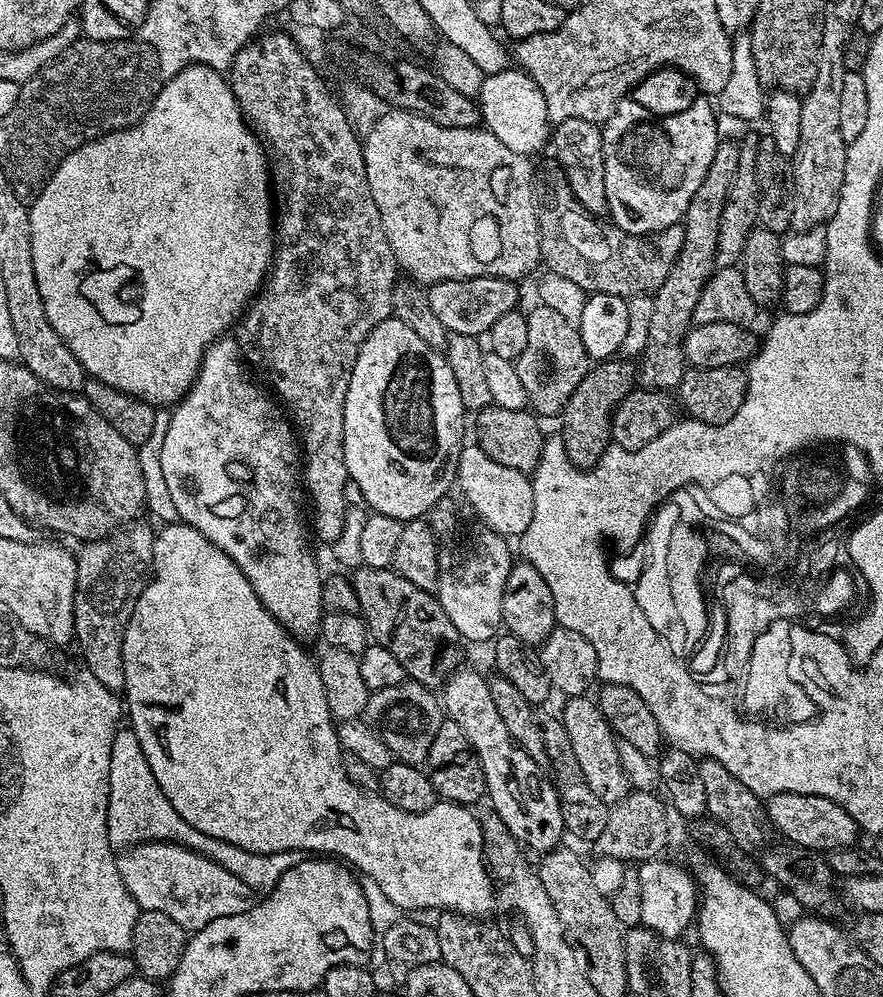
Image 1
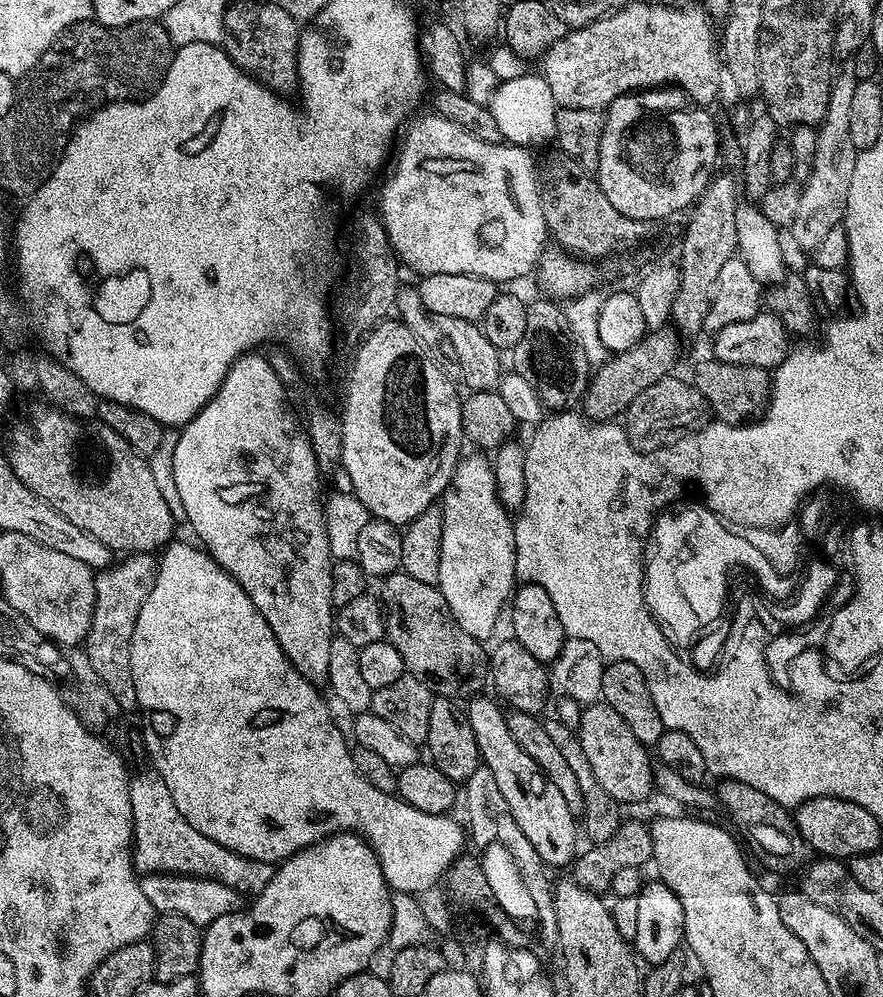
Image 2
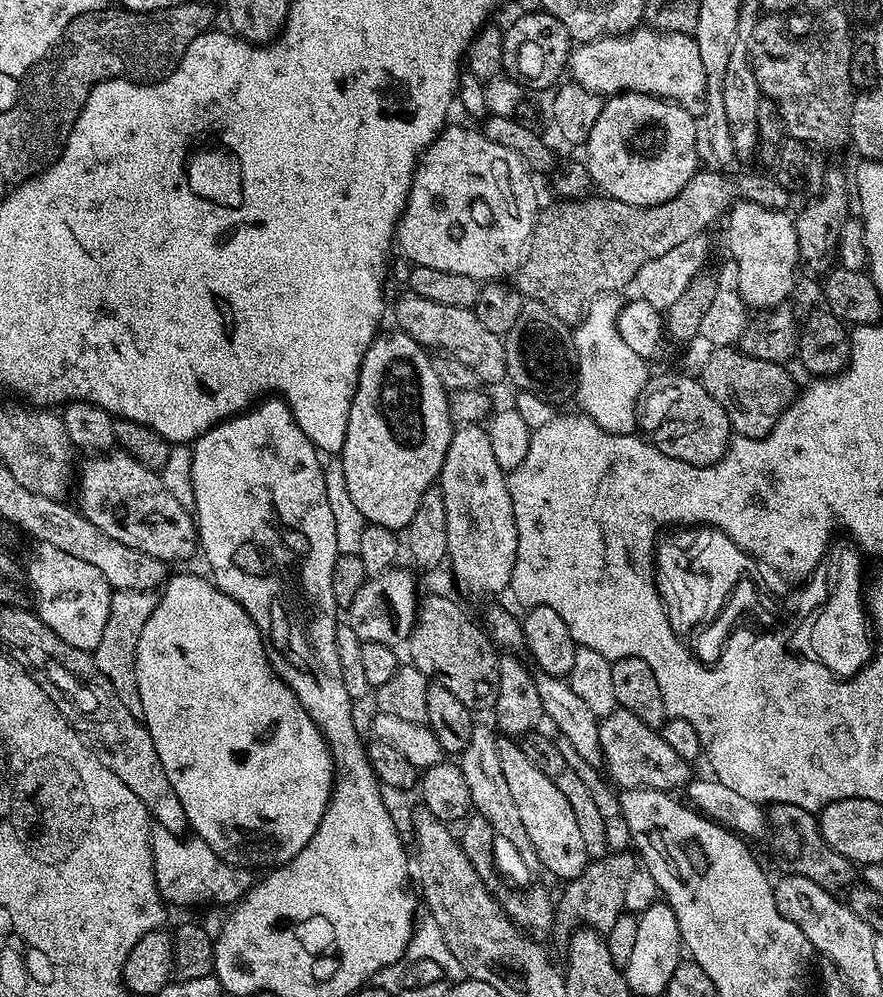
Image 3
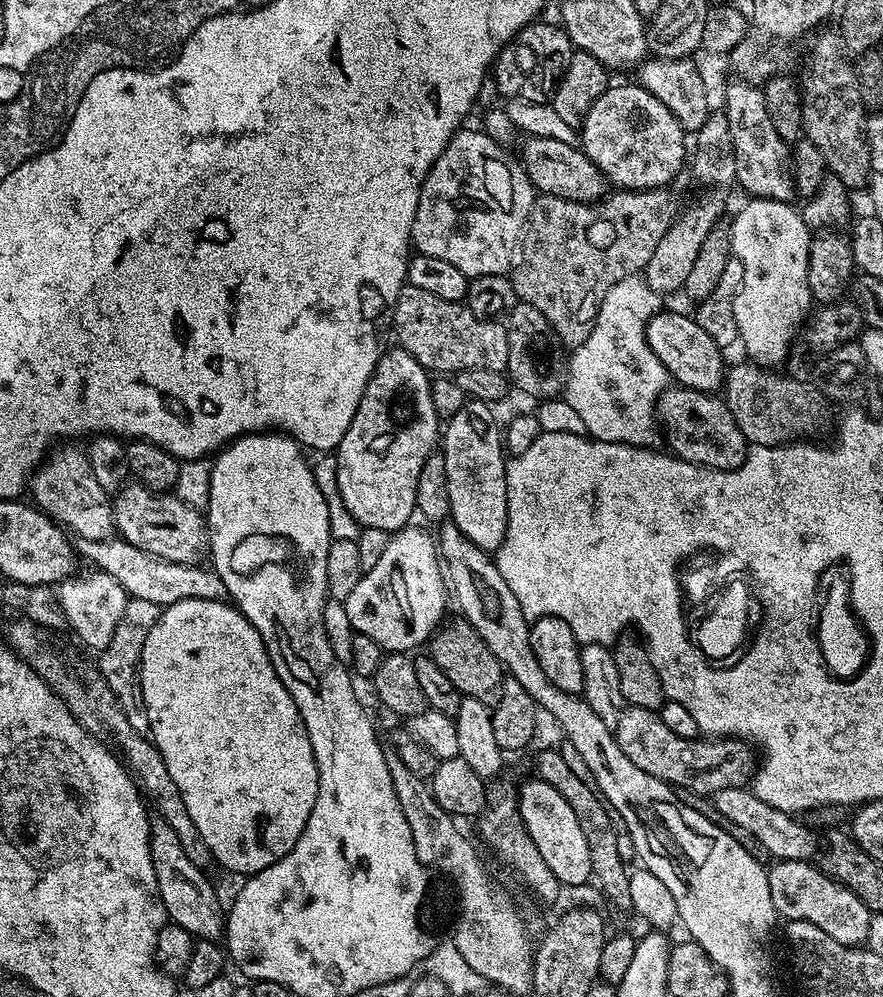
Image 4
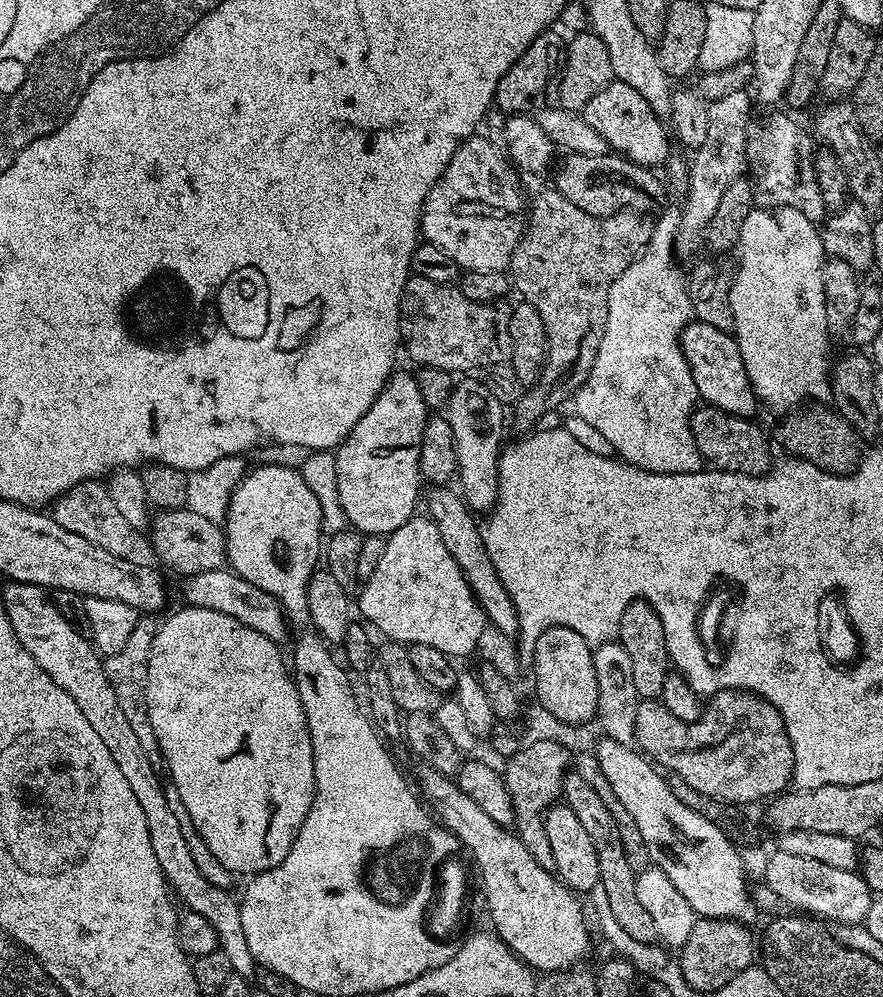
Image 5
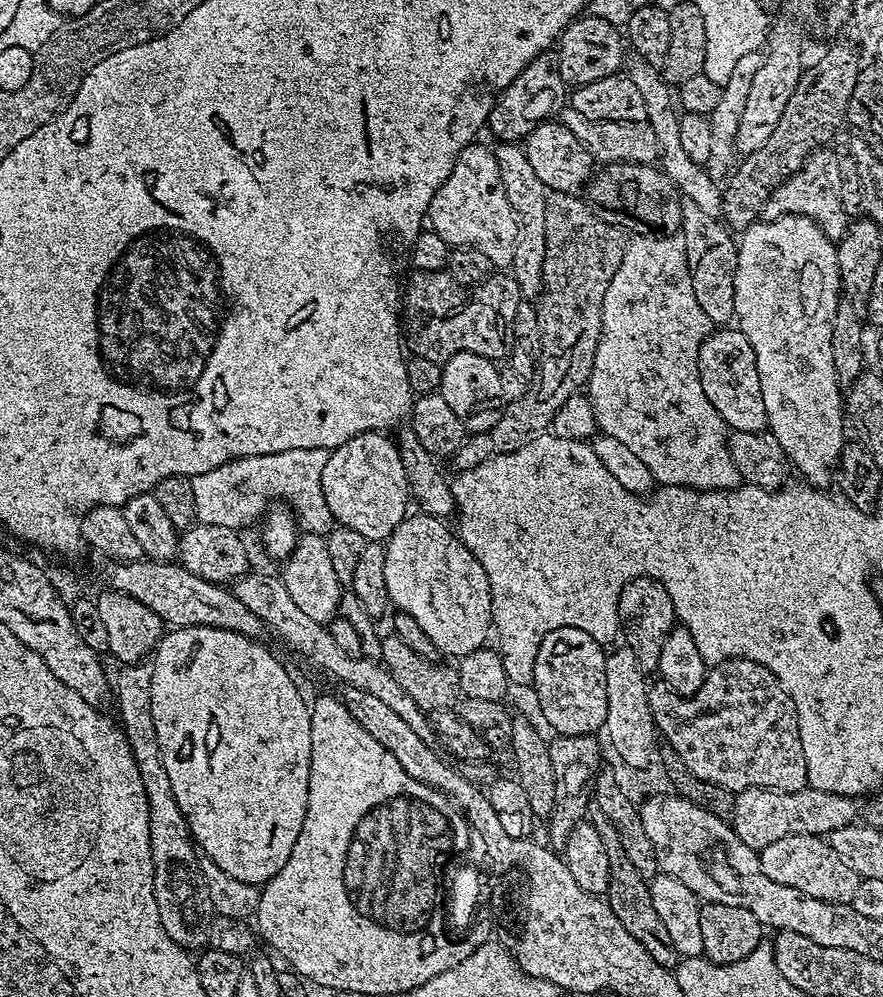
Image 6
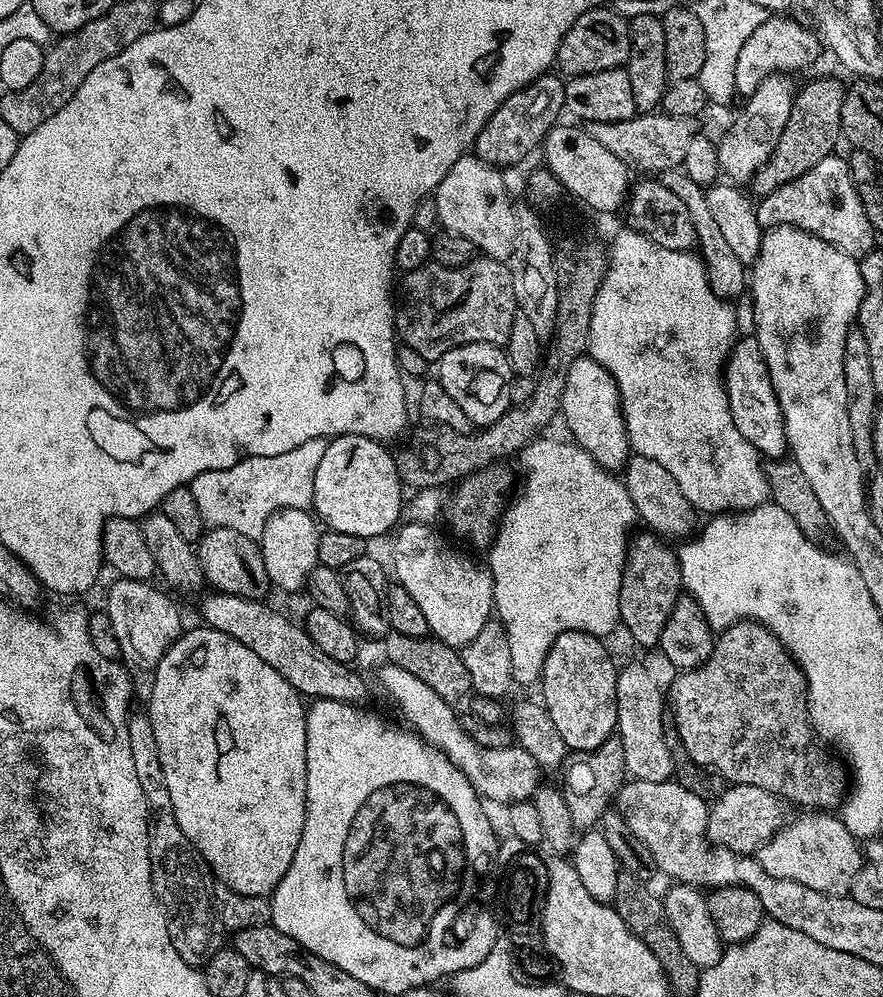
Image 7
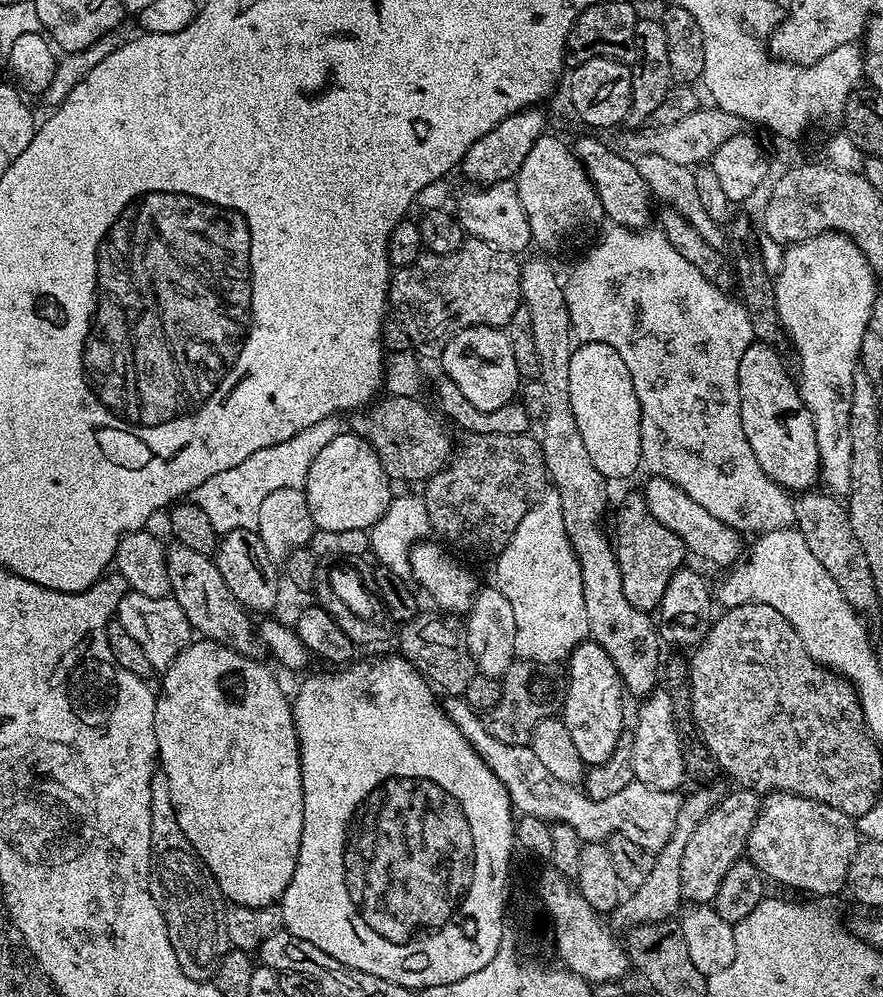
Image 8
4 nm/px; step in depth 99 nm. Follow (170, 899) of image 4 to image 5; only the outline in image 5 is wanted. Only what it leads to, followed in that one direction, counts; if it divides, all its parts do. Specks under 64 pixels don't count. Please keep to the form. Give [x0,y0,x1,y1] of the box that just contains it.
[2,583,258,981]

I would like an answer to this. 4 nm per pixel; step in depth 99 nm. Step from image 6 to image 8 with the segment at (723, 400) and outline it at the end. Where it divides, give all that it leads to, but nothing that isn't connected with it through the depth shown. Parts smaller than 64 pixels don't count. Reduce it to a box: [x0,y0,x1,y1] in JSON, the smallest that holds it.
[738,342,820,494]

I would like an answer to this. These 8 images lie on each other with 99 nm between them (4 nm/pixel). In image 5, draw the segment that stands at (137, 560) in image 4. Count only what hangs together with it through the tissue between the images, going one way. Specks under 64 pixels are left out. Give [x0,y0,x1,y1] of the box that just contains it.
[183,567,290,642]

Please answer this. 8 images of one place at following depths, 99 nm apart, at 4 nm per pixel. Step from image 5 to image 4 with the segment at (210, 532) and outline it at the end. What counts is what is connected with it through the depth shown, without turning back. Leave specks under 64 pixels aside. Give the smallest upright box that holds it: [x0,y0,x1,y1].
[112,482,209,564]

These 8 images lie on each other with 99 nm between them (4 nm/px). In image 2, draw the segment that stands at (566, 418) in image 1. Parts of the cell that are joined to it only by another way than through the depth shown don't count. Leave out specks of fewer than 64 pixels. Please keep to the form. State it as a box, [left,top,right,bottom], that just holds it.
[582,326,682,422]

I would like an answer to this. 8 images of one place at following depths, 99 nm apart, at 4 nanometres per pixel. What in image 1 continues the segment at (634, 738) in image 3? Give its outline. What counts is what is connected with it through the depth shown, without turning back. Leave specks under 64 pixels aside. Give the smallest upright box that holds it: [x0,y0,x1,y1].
[562,694,630,806]

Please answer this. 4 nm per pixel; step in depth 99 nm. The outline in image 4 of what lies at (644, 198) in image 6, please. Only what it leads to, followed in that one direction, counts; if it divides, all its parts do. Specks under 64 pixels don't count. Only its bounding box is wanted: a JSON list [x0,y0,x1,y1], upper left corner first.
[518,137,610,204]

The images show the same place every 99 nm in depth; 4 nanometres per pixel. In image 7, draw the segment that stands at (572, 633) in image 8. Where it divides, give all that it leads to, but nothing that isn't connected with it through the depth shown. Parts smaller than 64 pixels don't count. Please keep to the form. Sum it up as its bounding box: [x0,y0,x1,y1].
[487,438,638,685]

